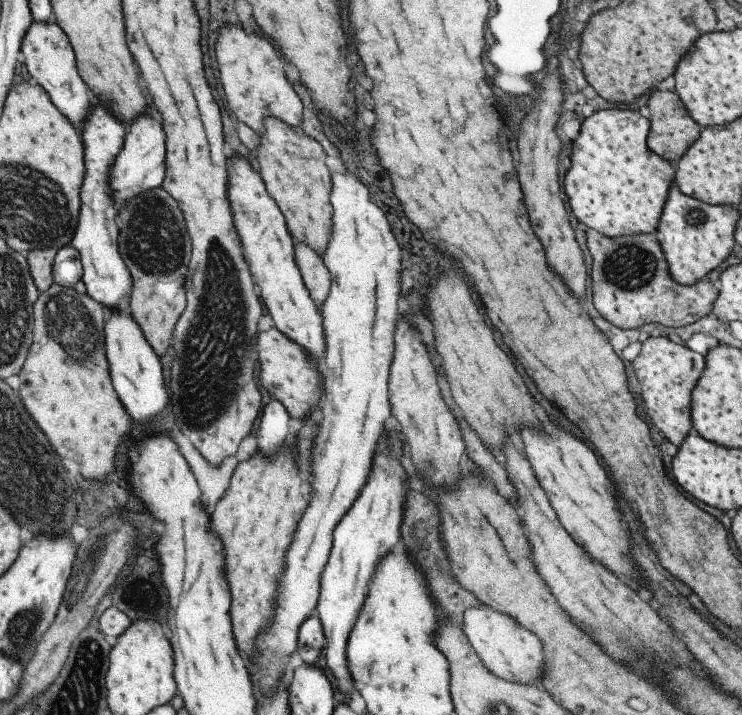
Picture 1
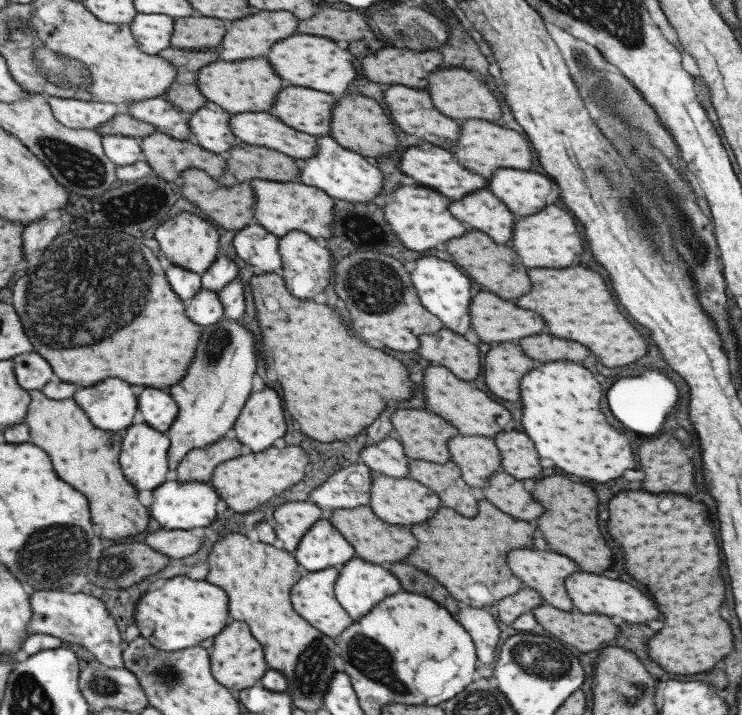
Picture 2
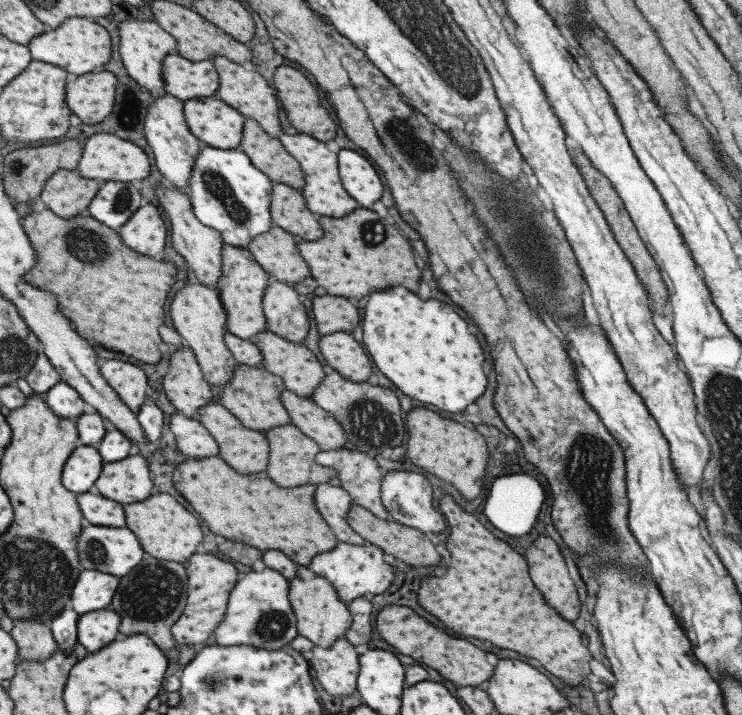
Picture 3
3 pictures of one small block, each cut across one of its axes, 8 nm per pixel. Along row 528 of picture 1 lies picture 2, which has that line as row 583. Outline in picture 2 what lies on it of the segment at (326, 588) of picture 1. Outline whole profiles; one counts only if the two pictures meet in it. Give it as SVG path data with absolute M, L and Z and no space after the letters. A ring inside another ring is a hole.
M359 558L347 560L337 576L339 578L333 584L333 592L351 620L367 614L371 606L375 606L385 596L399 592L401 588L397 578L391 576L387 570Z

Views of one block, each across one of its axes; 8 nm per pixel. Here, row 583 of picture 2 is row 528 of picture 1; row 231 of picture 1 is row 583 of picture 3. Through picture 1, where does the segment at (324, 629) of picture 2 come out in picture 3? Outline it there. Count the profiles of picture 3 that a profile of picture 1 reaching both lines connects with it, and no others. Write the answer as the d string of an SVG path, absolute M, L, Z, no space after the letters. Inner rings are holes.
M337 541L333 549L313 555L307 567L331 584L342 603L348 603L367 593L381 594L385 588L389 588L393 574L391 566L383 561L382 555L382 550L370 543L351 545Z

